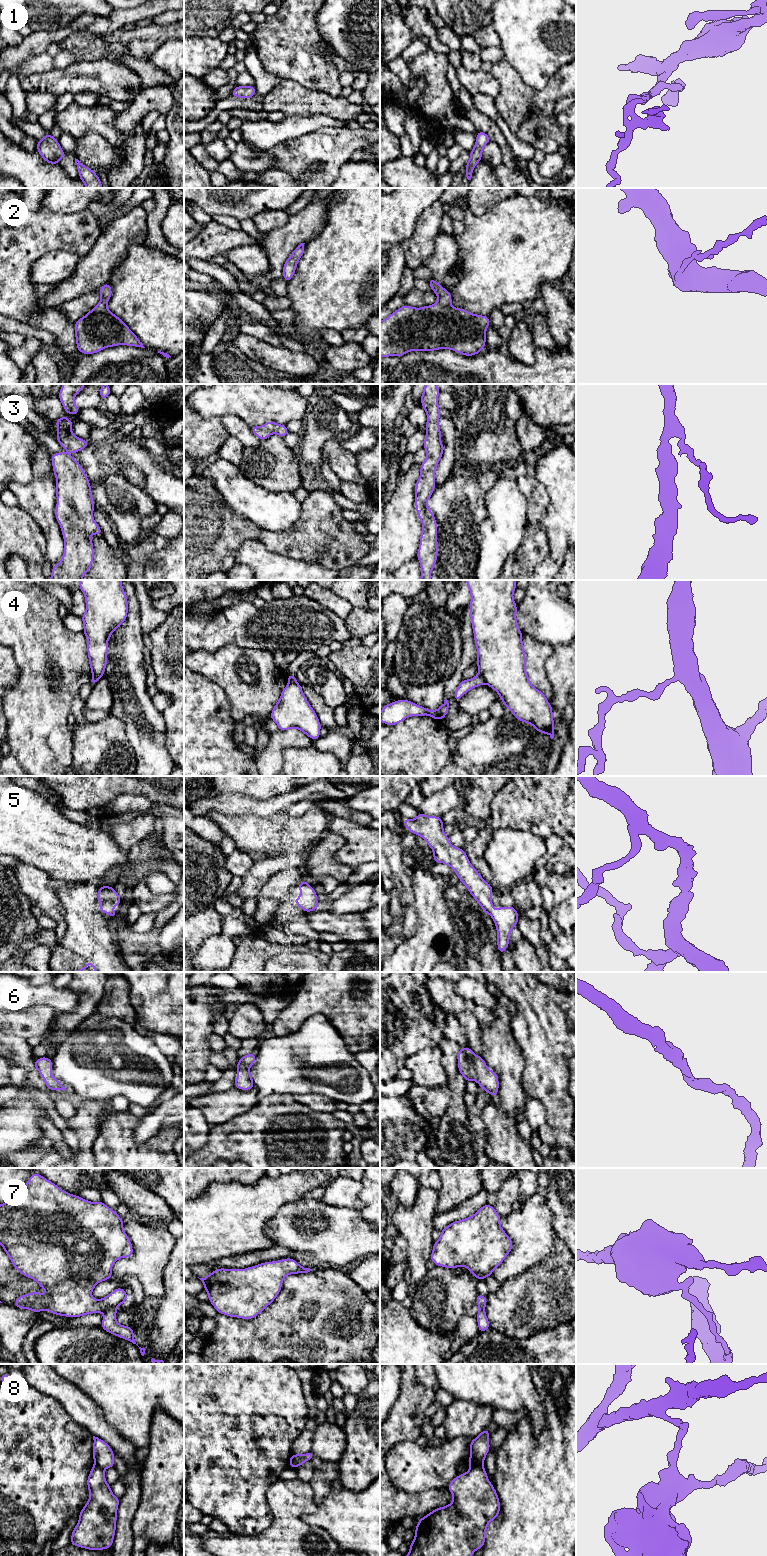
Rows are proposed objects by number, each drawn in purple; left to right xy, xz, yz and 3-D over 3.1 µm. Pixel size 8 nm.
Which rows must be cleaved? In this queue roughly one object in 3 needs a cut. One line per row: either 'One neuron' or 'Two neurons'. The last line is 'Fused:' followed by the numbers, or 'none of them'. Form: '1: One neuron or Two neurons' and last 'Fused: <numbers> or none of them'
1: One neuron
2: One neuron
3: One neuron
4: Two neurons
5: One neuron
6: One neuron
7: Two neurons
8: Two neurons
Fused: 4, 7, 8

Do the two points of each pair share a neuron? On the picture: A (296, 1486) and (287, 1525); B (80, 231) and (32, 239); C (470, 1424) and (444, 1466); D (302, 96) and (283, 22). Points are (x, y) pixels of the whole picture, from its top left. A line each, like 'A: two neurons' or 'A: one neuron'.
A: one neuron
B: one neuron
C: two neurons
D: two neurons

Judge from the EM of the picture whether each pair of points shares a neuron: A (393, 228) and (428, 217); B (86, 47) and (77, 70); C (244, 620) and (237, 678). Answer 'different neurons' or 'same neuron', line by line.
A: different neurons
B: different neurons
C: different neurons

